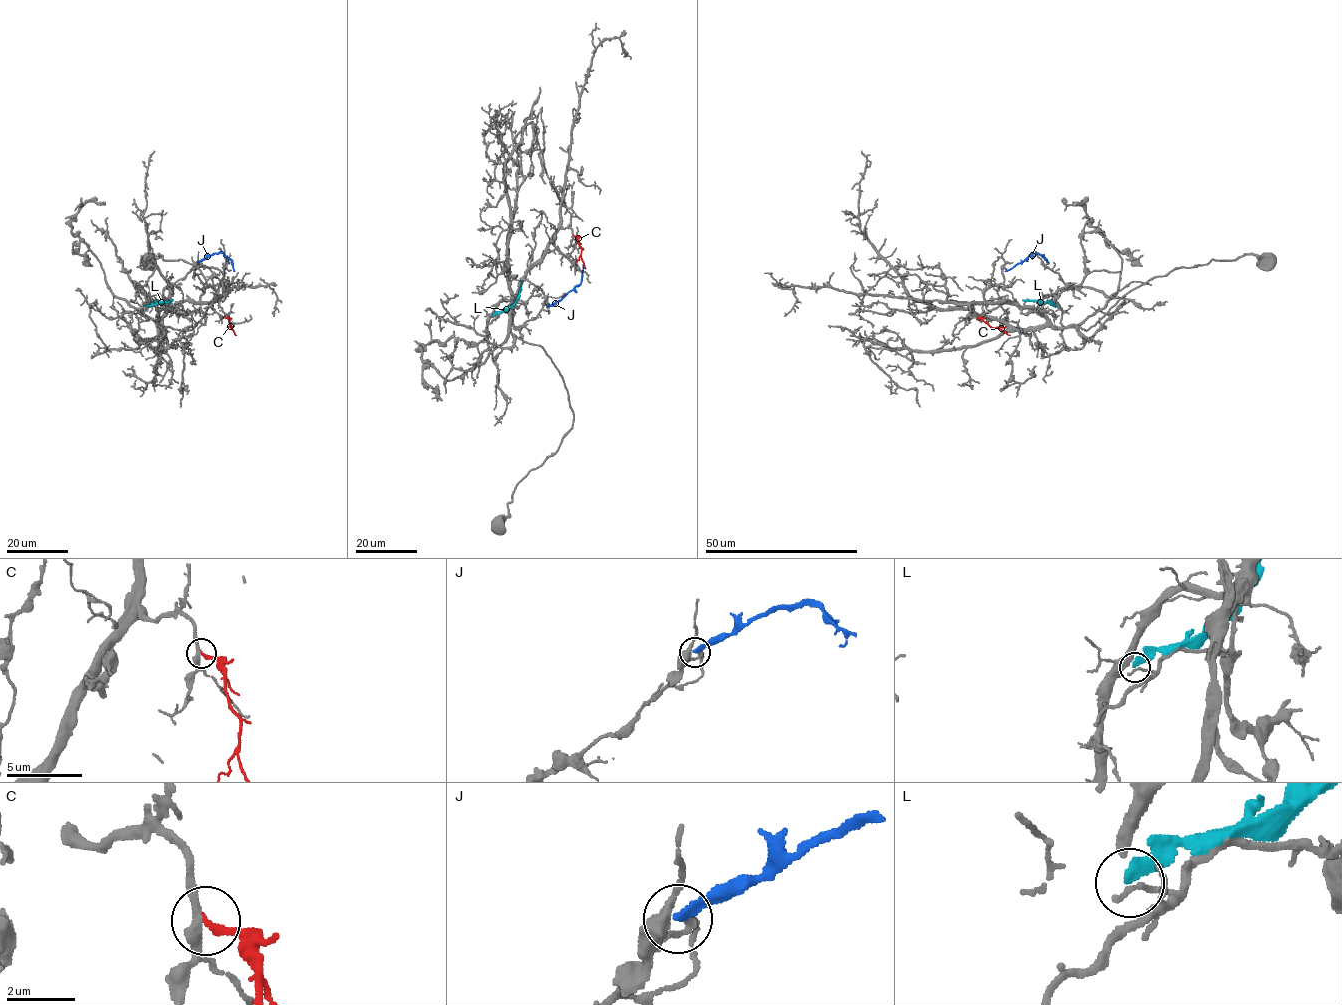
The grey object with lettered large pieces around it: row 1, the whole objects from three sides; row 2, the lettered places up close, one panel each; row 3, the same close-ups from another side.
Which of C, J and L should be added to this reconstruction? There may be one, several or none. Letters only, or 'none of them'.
C

